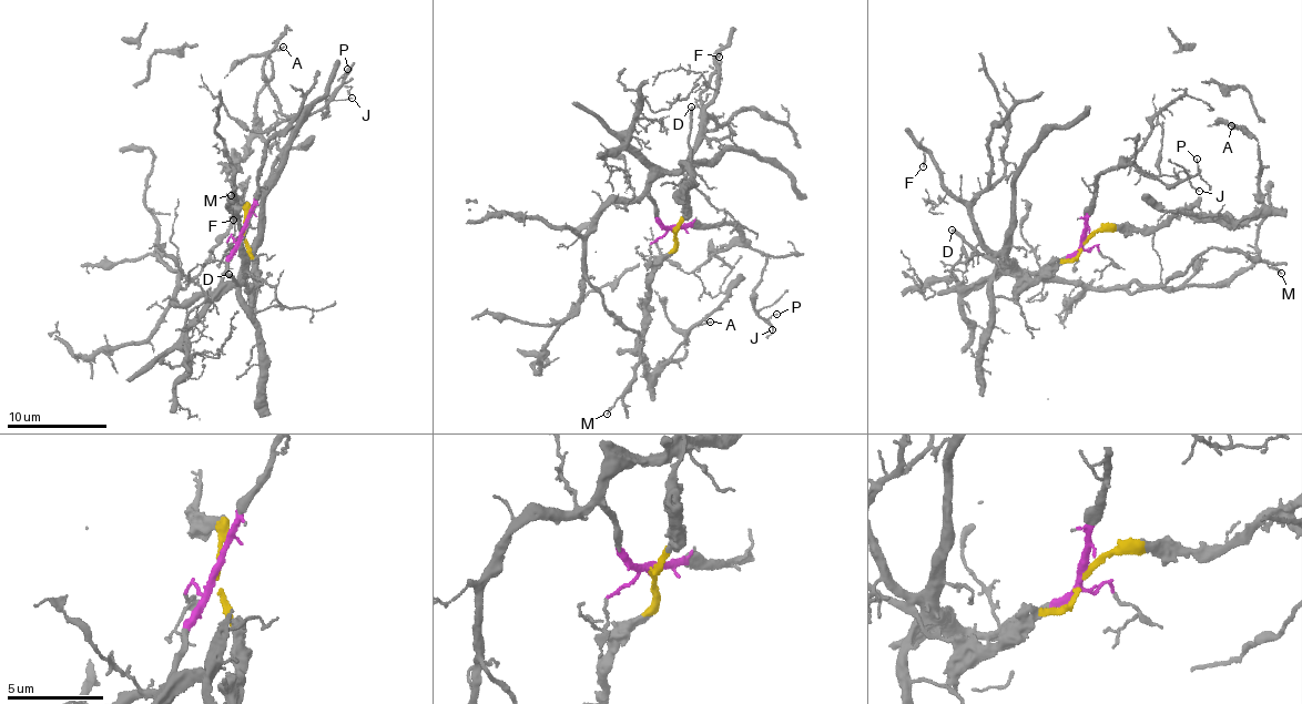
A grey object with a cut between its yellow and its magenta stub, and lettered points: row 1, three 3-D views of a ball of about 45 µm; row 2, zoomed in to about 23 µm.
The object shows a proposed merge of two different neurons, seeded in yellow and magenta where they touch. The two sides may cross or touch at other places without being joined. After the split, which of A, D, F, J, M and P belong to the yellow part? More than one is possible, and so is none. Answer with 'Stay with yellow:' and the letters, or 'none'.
Stay with yellow: A, D

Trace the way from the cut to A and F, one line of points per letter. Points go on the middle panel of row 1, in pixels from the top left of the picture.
A: (672, 228), (673, 252), (641, 302), (643, 365), (655, 374), (664, 358), (687, 352), (688, 334), (711, 320)
F: (672, 228), (659, 217), (652, 184), (675, 172), (694, 148), (721, 79), (714, 59), (719, 57)

